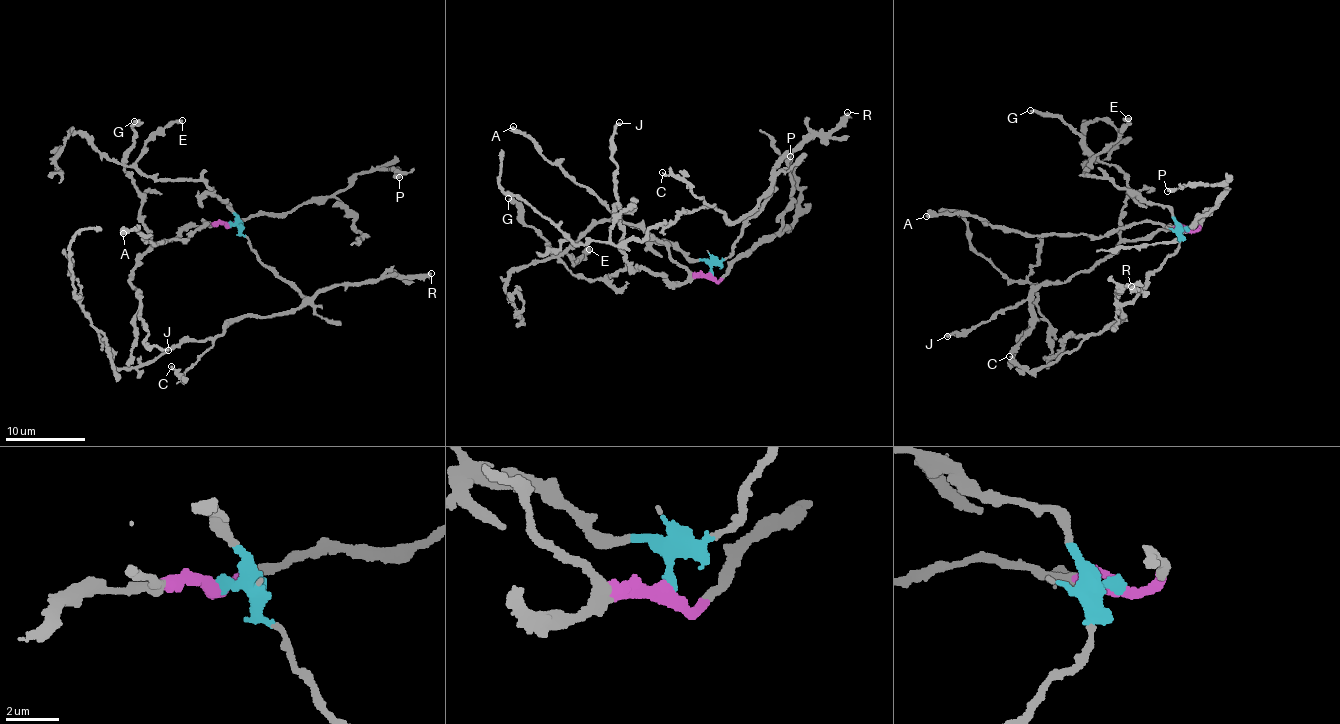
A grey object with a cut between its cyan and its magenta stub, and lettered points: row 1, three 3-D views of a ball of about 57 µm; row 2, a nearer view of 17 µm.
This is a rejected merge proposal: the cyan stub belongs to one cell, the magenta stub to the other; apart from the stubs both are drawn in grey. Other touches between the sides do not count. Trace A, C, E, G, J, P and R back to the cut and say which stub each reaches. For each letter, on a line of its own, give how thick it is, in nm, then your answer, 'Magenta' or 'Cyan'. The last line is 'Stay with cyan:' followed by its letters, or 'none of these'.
A: Thickness 500 nm. Magenta
C: Thickness 200 nm. Cyan
E: Thickness 500 nm. Cyan
G: Thickness 400 nm. Magenta
J: Thickness 260 nm. Magenta
P: Thickness 480 nm. Magenta
R: Thickness 440 nm. Cyan
Stay with cyan: C, E, R

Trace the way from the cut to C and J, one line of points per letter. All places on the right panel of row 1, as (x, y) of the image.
C: (1186, 229), (1179, 246), (1121, 307), (1124, 318), (1091, 334), (1045, 366), (1026, 369), (1009, 357)
J: (1186, 229), (1165, 226), (1145, 238), (1123, 240), (1110, 253), (1062, 283), (1045, 283), (1011, 307), (946, 337)

